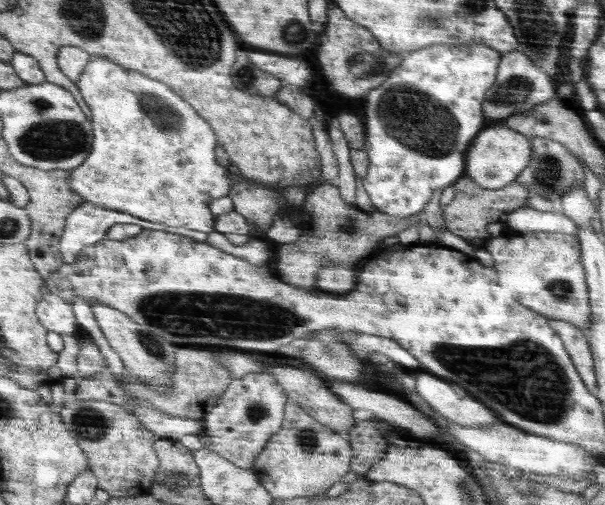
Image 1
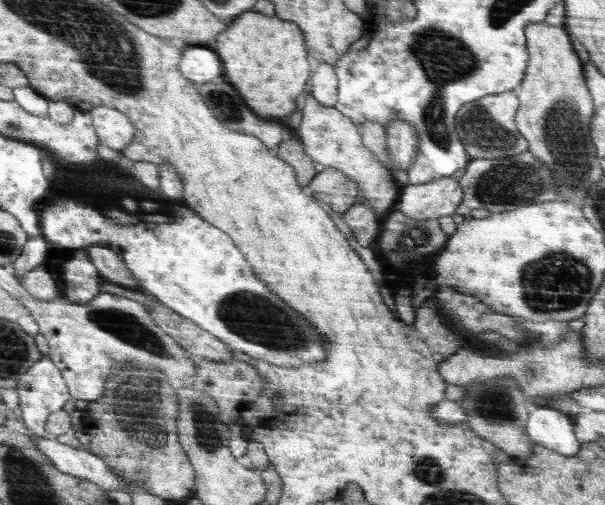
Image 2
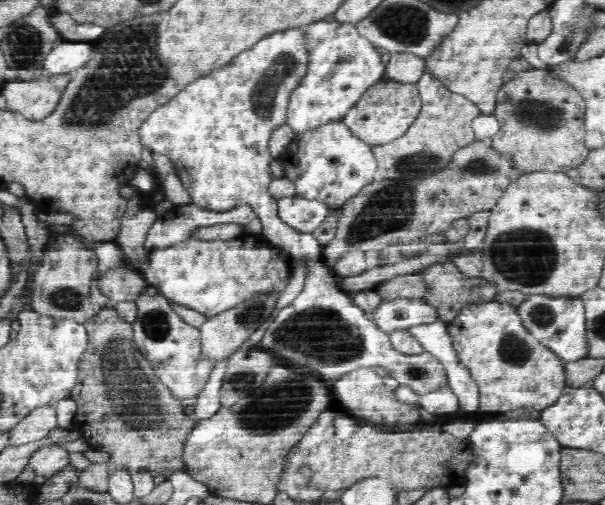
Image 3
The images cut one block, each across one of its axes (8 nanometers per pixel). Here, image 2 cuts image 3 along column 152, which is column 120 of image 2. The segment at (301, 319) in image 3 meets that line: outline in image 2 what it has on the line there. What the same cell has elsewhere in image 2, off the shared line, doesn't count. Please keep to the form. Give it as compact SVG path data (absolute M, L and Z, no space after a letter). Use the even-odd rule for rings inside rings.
M104 105L95 106L91 113L101 136L101 144L123 152L134 142L138 130L128 114Z

